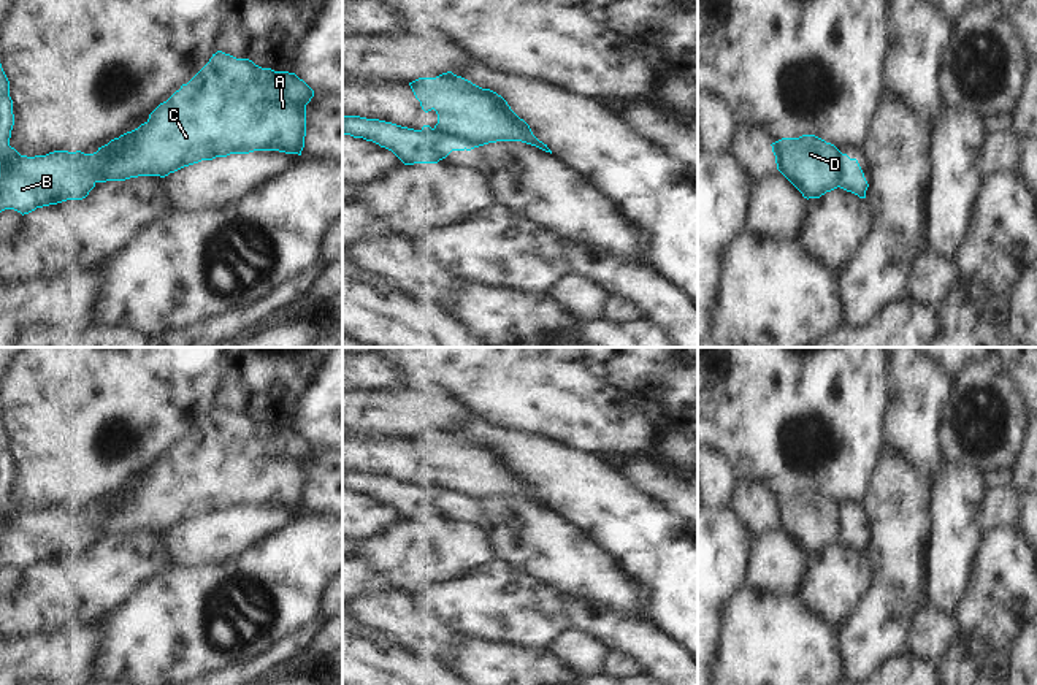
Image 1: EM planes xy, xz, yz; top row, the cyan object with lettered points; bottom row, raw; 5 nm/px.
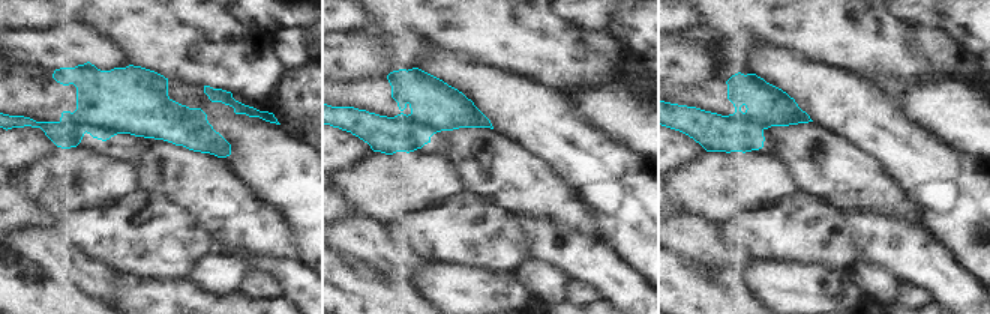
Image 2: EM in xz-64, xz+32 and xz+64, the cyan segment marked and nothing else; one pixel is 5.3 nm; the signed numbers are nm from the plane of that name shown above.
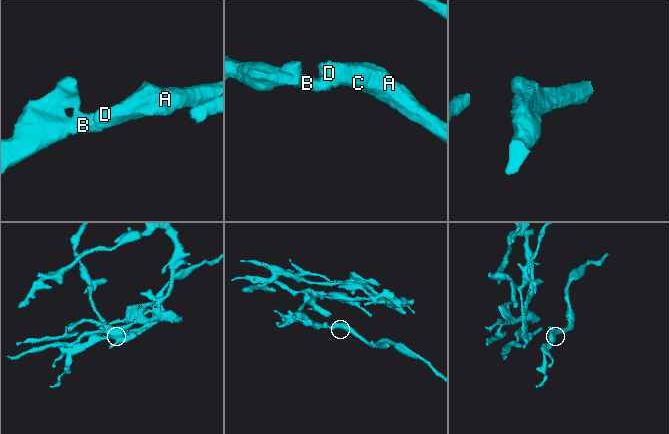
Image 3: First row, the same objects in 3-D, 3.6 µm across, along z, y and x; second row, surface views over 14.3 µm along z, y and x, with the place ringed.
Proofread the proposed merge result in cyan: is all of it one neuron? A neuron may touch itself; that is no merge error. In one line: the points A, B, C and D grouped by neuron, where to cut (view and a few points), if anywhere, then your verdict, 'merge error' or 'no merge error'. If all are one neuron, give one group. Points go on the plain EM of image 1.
A C D / B; cut in xz along (420, 486), (440, 486), (454, 505); merge error

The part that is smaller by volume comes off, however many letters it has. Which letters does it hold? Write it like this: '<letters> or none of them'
A, C, D

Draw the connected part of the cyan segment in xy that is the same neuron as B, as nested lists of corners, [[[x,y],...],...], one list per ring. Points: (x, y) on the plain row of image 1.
[[[0,419],[0,568],[14,564],[24,571],[36,563],[89,550],[95,536],[87,509],[54,506],[21,511],[10,501],[13,480],[10,436]]]

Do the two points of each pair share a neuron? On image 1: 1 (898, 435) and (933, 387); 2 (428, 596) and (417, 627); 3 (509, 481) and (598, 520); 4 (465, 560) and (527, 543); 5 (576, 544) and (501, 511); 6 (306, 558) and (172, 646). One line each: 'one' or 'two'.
1: one
2: two
3: two
4: two
5: one
6: one

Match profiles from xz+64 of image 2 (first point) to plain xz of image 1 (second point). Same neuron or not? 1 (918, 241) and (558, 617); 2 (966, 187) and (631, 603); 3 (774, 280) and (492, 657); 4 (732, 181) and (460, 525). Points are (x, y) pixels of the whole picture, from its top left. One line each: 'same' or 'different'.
1: different
2: different
3: same
4: same

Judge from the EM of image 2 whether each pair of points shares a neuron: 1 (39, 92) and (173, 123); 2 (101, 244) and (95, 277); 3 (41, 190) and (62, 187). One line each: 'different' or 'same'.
1: same
2: different
3: same

